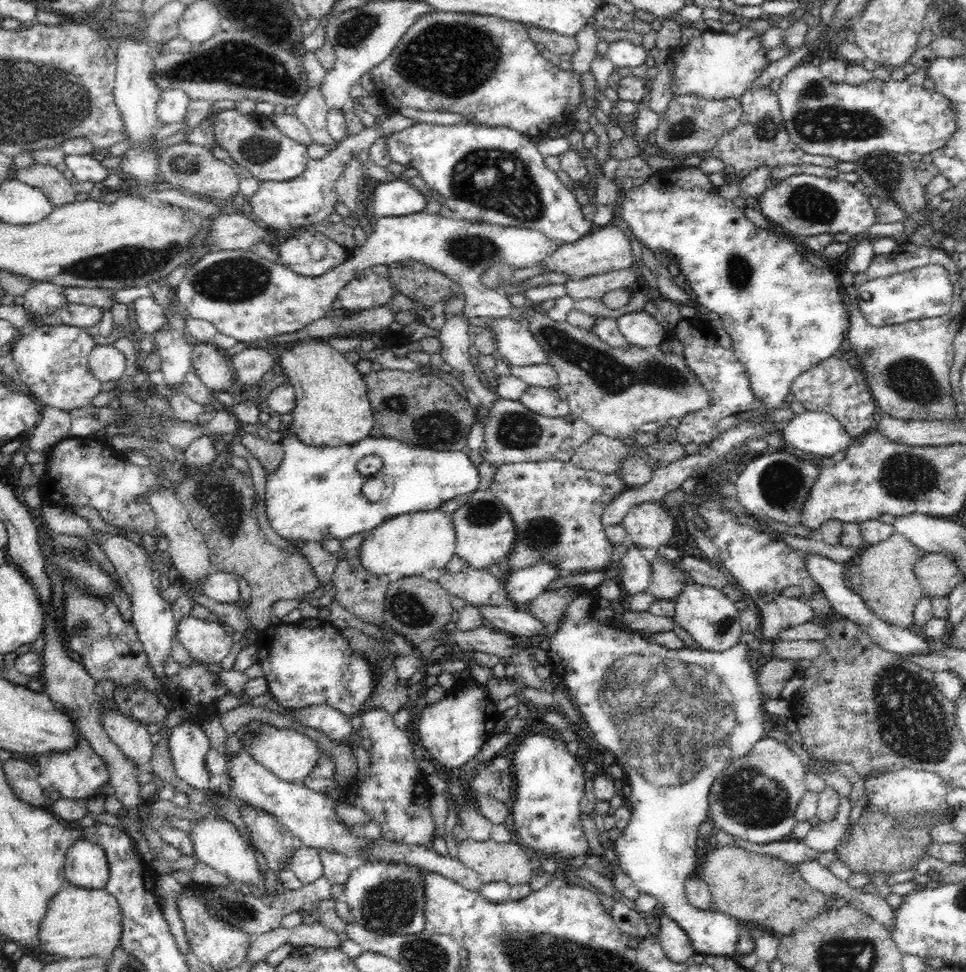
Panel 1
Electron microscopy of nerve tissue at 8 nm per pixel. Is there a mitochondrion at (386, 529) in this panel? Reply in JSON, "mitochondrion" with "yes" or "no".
{"mitochondrion":"no"}

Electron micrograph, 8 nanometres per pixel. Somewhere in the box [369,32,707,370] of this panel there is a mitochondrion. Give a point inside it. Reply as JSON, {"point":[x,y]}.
{"point":[493,179]}

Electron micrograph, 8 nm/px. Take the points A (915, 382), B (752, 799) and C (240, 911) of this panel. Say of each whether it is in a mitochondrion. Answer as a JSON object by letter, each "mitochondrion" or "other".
{"A":"mitochondrion","B":"mitochondrion","C":"mitochondrion"}

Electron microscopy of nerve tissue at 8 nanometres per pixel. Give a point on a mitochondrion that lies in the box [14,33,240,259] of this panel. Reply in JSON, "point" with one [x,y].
{"point":[186,164]}

